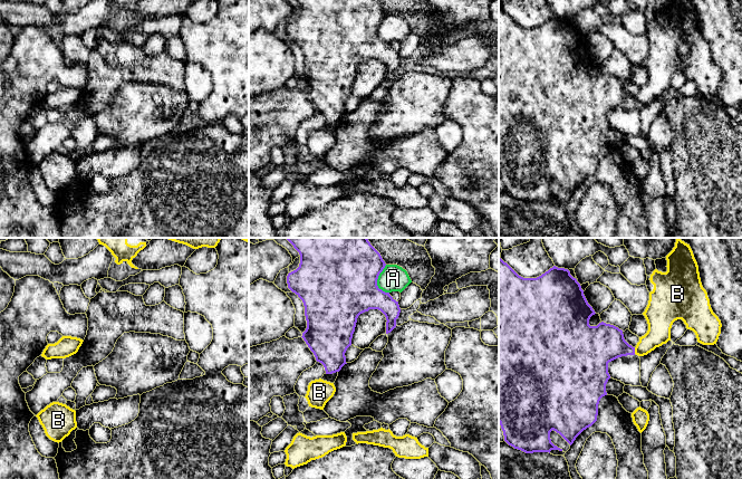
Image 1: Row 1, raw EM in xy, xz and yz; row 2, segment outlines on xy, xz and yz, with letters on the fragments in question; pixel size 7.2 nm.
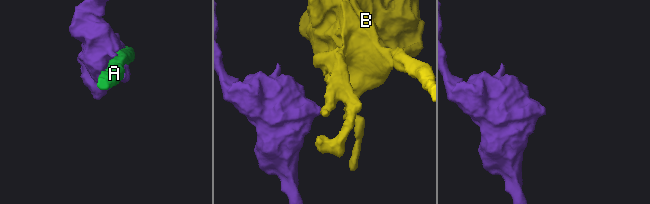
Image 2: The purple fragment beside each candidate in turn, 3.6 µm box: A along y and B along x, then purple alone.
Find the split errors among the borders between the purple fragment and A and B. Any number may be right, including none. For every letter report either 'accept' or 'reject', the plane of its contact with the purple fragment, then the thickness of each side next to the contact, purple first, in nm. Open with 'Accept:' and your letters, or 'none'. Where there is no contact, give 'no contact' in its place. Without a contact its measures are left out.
Accept: none
A: reject; meets purple in xz; 500 nm thick on the purple side, 190 nm on the other
B: reject; meets purple in yz; 280 nm thick on the purple side, 170 nm on the other

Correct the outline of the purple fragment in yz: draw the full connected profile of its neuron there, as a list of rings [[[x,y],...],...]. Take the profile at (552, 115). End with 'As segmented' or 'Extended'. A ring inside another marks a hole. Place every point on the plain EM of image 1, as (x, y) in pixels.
[[[501,8],[499,9],[499,173],[503,181],[504,191],[509,195],[526,203],[562,201],[551,192],[550,182],[552,180],[571,195],[584,180],[597,171],[598,154],[600,149],[607,145],[606,134],[610,128],[608,113],[621,106],[635,105],[635,97],[625,90],[623,80],[614,75],[601,71],[597,76],[590,76],[589,69],[595,64],[580,33],[570,25],[568,19],[553,16],[537,28],[523,28]]]. As segmented

